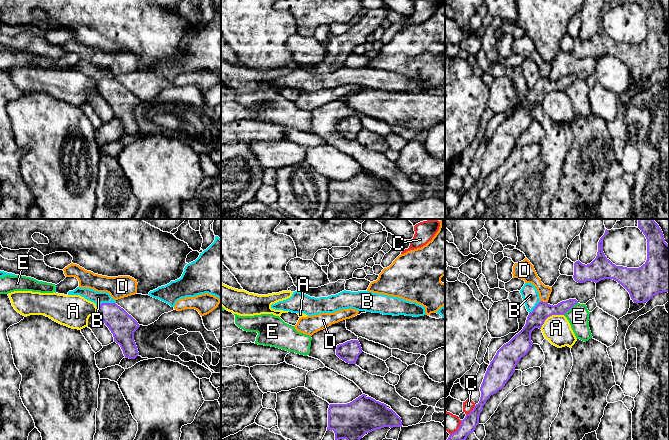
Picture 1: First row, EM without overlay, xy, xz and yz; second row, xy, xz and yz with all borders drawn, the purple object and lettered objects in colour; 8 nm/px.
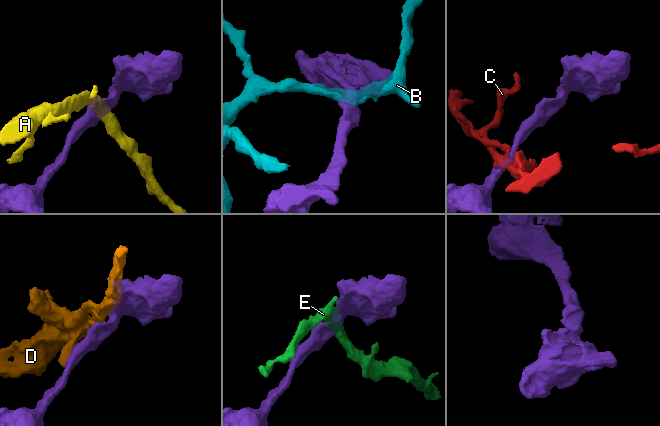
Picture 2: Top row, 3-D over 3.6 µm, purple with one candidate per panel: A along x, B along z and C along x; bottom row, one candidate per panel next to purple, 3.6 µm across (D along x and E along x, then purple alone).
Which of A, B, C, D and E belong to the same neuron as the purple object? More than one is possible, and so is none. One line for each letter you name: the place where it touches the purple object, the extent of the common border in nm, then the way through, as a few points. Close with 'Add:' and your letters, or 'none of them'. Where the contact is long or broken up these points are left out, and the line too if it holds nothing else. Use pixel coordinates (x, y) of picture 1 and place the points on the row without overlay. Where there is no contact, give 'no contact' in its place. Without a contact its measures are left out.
Add: none of them

